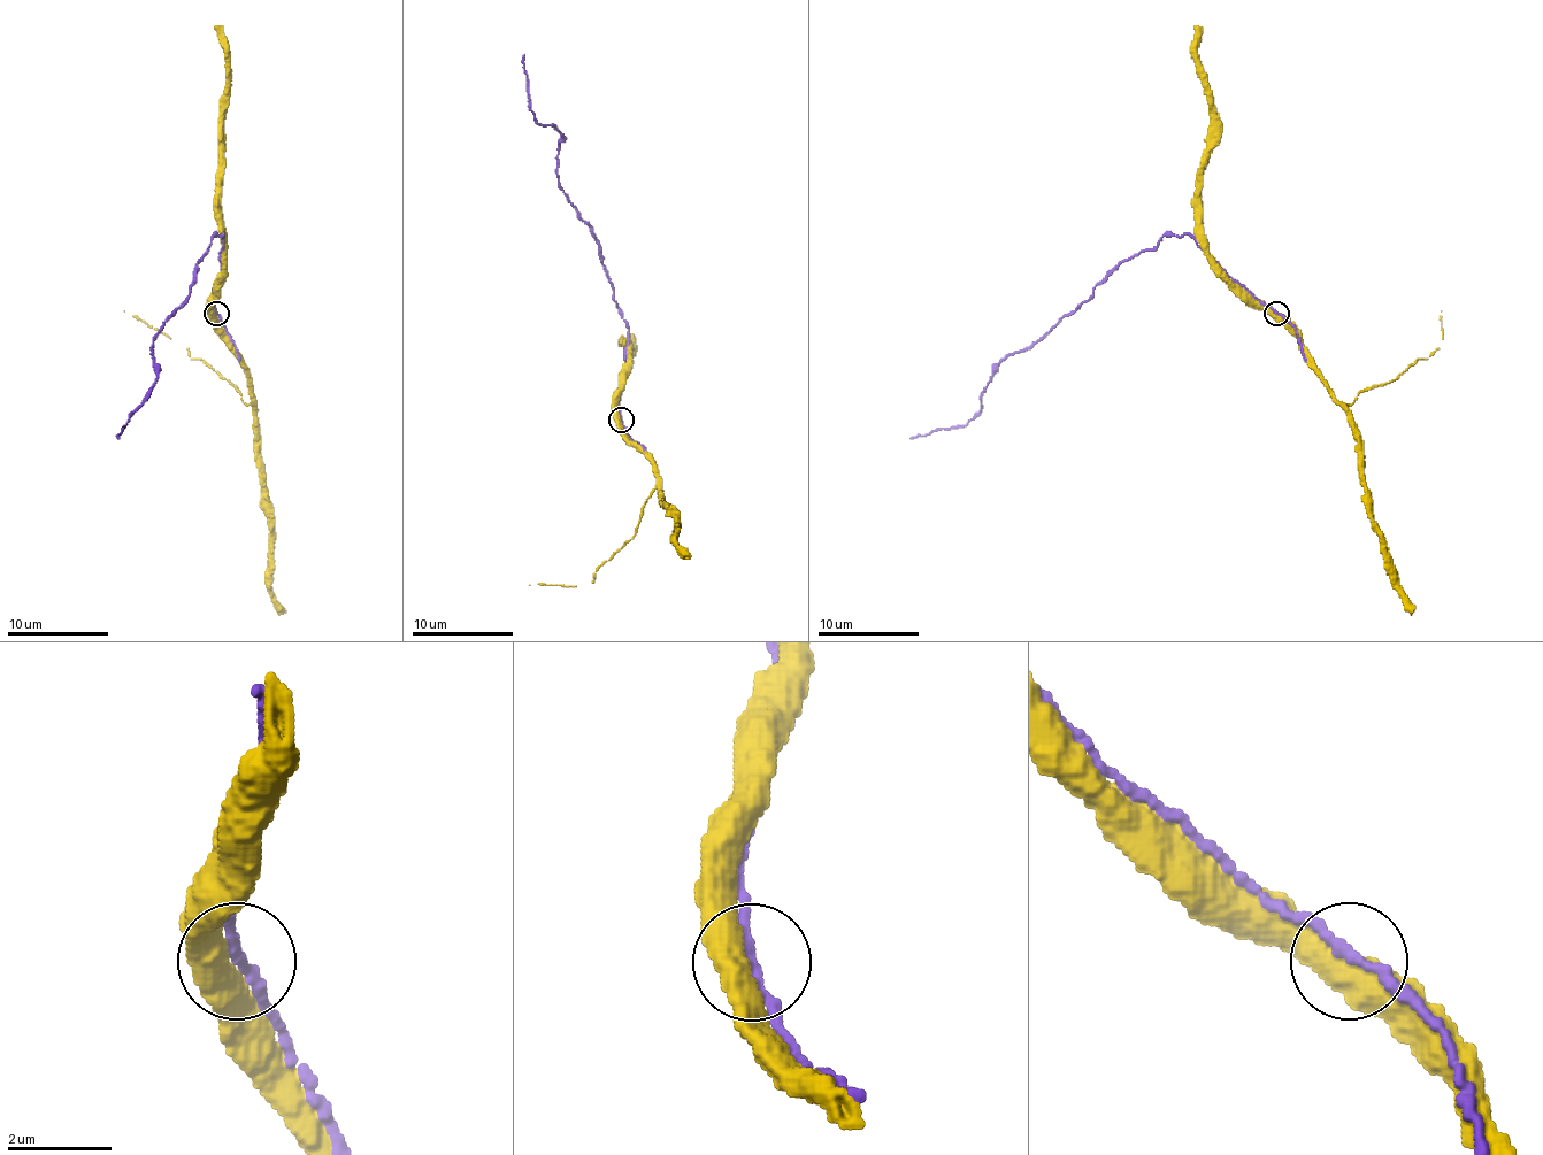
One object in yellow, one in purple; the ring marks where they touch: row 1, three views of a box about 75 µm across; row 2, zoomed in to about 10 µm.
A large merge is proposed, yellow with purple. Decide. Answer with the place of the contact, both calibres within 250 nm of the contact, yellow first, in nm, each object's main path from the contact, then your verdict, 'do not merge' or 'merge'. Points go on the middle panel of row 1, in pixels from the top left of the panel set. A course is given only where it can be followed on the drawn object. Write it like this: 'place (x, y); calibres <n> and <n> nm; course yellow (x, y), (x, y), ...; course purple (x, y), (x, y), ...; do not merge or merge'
place (621, 420); calibres 460 and 200 nm; course yellow (621, 421), (621, 430), (653, 463), (658, 491), (676, 516), (676, 541), (689, 554); course purple (621, 421), (628, 328), (613, 299), (596, 233), (558, 181), (562, 136), (535, 115), (522, 55); merge

